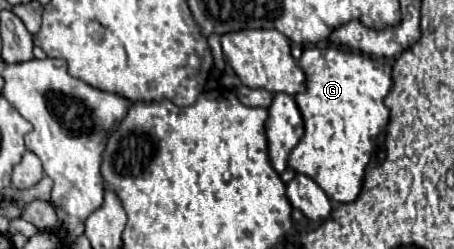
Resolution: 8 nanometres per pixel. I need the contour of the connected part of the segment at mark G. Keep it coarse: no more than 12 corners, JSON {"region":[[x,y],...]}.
{"region":[[305,47],[289,167],[357,199],[389,123],[369,55]]}

